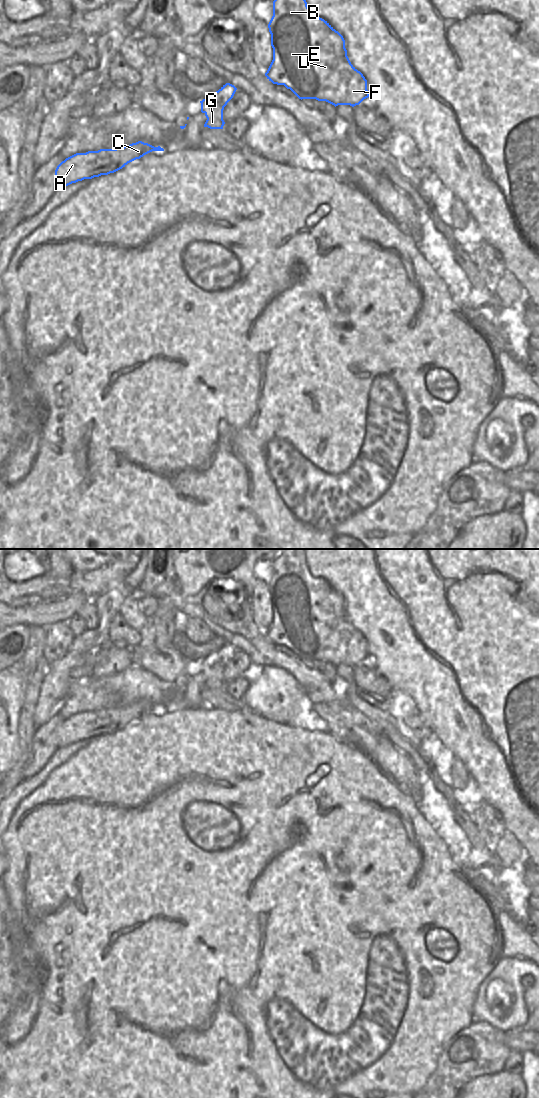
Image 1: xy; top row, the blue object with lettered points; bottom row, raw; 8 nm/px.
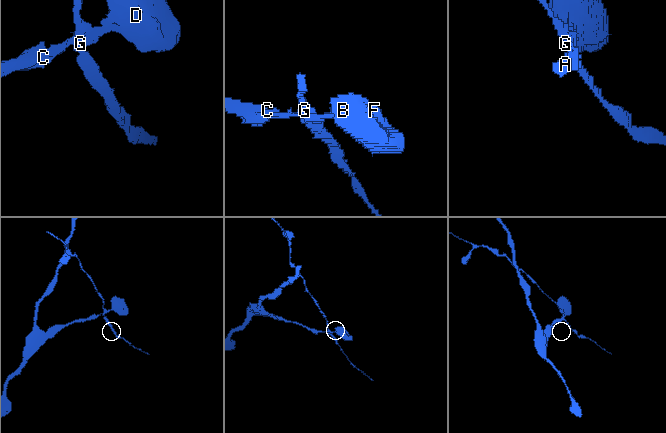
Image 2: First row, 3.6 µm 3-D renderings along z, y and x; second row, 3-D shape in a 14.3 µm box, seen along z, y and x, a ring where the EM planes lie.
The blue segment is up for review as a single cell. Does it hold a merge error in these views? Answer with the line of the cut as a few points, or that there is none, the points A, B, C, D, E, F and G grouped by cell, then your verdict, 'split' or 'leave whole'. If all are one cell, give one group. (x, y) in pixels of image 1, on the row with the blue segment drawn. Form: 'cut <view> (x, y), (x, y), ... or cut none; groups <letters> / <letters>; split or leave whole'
cut xy (230, 99), (217, 99), (207, 105), (201, 105); groups A B C D E F / G; split

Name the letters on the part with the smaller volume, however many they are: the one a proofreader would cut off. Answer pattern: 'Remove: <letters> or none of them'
Remove: G

